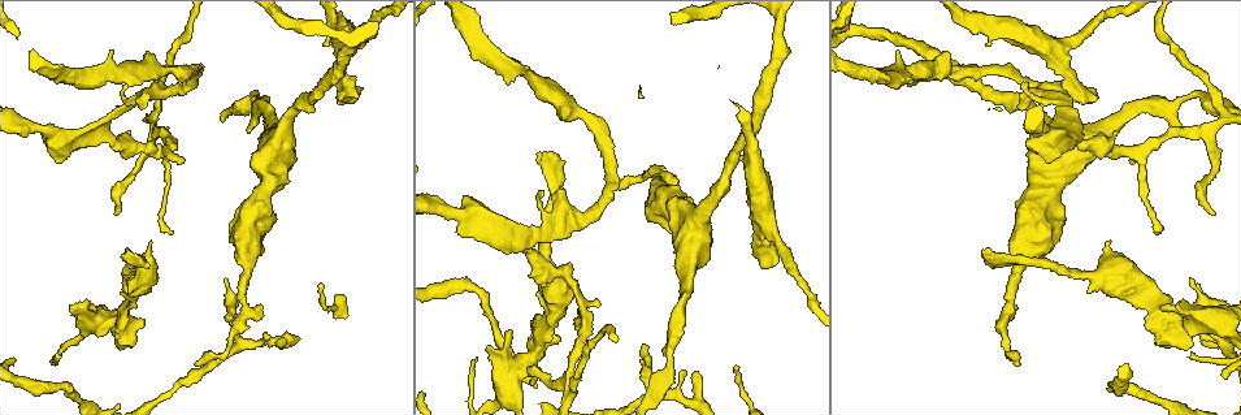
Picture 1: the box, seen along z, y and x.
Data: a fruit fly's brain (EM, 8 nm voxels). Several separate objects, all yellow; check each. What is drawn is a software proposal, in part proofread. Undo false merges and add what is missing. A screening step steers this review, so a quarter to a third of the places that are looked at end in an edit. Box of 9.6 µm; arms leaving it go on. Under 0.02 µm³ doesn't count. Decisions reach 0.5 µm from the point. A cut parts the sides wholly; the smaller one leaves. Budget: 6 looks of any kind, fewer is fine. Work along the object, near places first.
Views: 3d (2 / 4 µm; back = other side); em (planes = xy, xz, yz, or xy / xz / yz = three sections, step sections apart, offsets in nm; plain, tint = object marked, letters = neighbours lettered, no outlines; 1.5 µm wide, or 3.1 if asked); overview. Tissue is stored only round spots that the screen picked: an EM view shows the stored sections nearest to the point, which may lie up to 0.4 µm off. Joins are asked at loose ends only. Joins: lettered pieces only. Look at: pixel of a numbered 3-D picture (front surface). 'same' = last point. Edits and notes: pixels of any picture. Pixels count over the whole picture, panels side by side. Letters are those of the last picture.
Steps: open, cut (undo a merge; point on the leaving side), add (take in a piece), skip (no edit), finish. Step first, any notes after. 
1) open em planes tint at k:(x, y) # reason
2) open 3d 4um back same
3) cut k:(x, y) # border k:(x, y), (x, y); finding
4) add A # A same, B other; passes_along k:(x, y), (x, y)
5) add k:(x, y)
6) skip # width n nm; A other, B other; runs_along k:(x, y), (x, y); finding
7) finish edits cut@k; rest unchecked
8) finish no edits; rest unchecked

open em planes letters at 1:(224, 282) # thin end

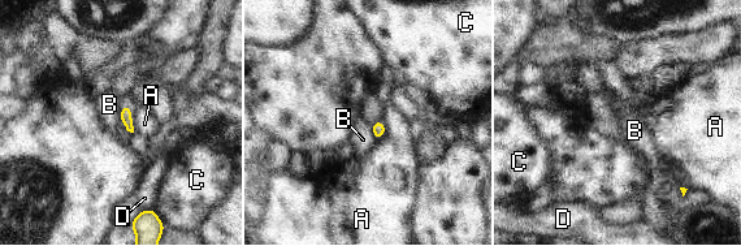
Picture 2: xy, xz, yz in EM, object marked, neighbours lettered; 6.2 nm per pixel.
skip # A other, B other, C other, D other; border 2:(125, 103), (120, 117); no lettered piece goes on from it

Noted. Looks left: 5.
open 3d 4um at 1:(170, 231) # free end

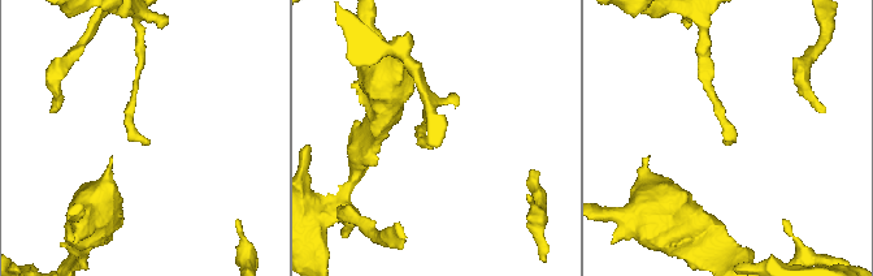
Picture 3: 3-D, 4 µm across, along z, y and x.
open em planes letters at 3:(147, 140) # now the EM

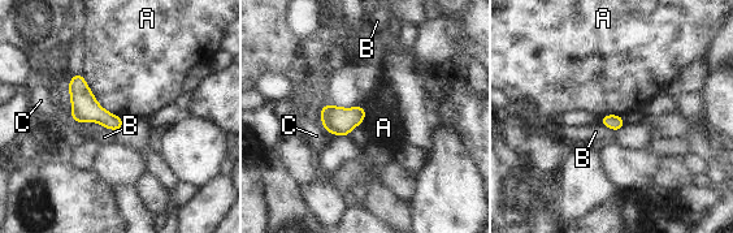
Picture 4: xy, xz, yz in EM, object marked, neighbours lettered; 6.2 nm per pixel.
skip # longest_contact A 380 nm; A other, B other, C other; border 4:(81, 74), (95, 99), (124, 119); none of them fits

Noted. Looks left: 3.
open em planes letters at 1:(129, 250) # long arm stops here

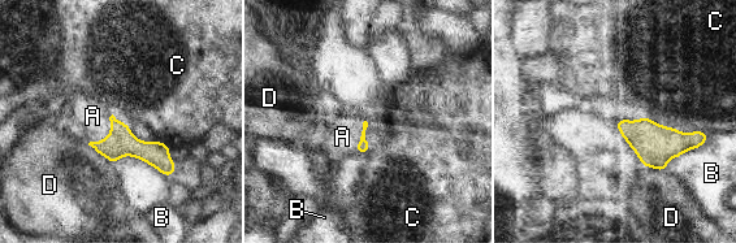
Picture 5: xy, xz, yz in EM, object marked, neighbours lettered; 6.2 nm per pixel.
add A # A same, B other, C other, D other; it goes on there

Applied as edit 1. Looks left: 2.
finish edits add@5; rest unchecked

